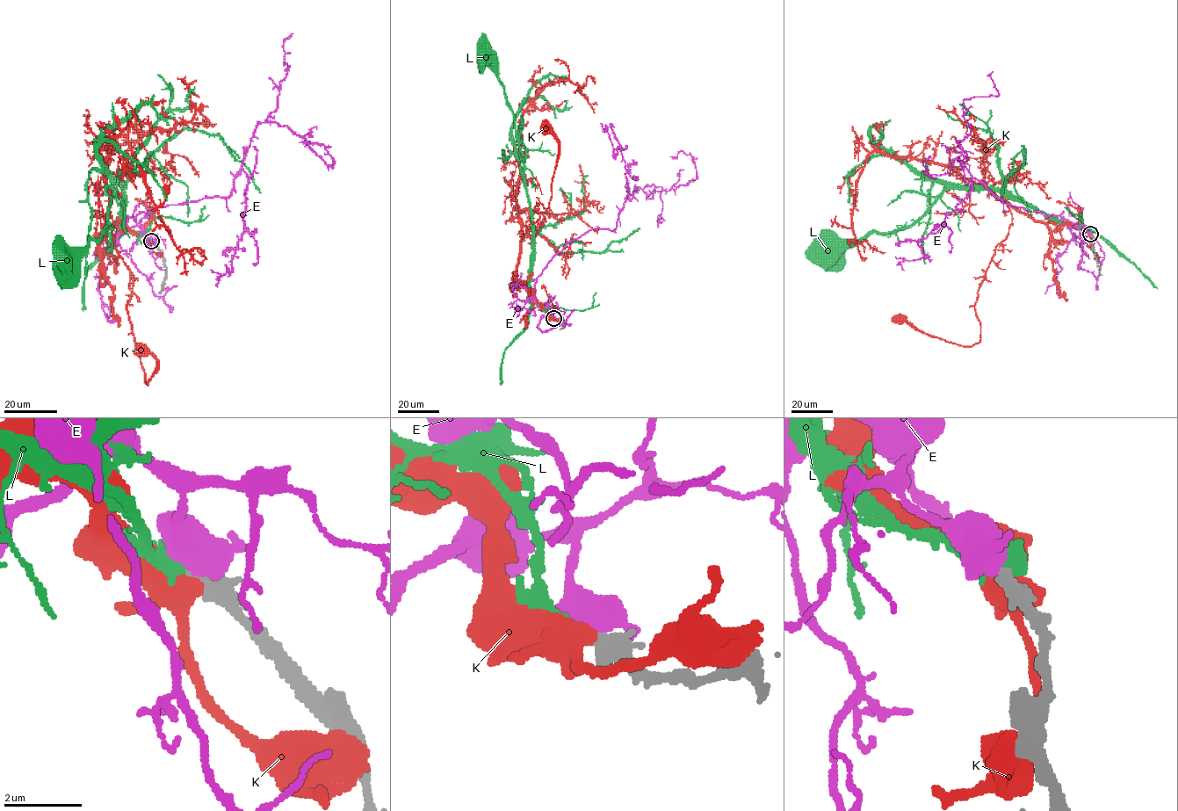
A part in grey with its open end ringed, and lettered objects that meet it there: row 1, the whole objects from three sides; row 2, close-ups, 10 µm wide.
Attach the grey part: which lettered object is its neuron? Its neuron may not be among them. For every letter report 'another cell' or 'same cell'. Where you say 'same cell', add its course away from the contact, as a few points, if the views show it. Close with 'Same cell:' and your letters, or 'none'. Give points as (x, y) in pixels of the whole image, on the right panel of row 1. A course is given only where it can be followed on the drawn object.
E: another cell
K: another cell
L: same cell | via (1091, 235), (1075, 224), (1062, 224), (1002, 192), (949, 189), (911, 225), (859, 239), (830, 242), (819, 250)
Same cell: L

